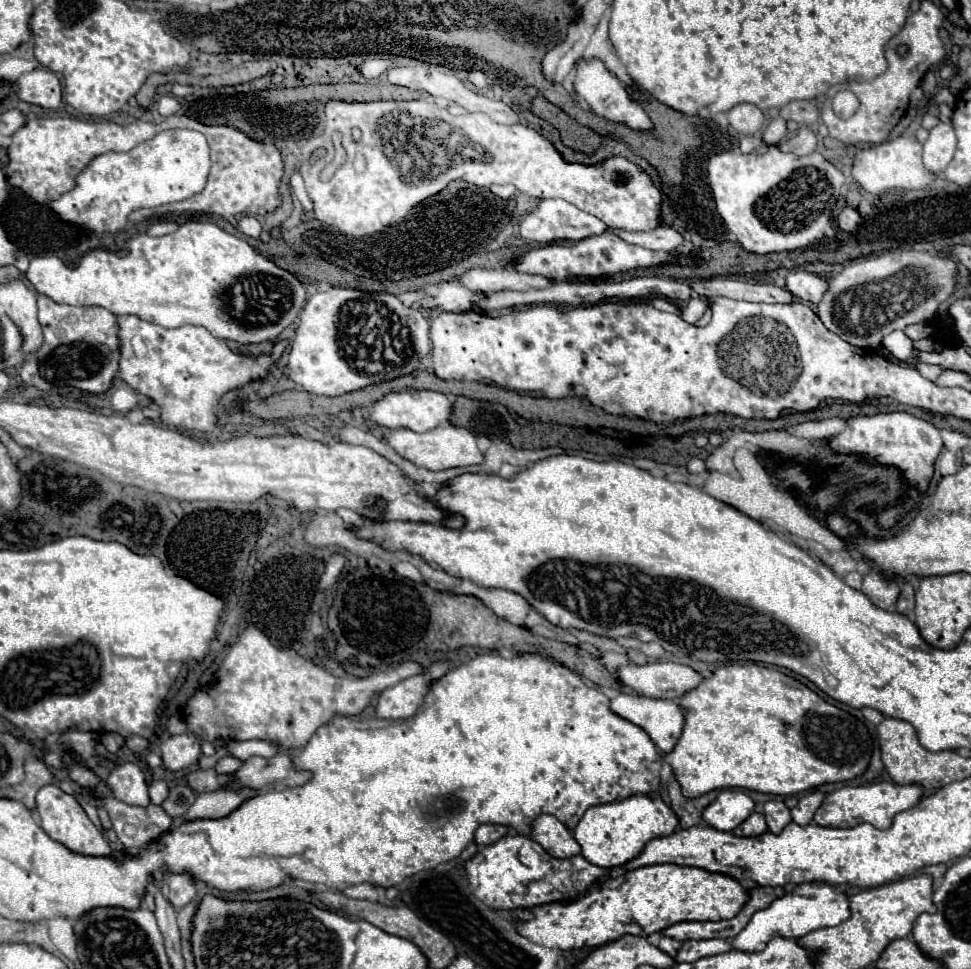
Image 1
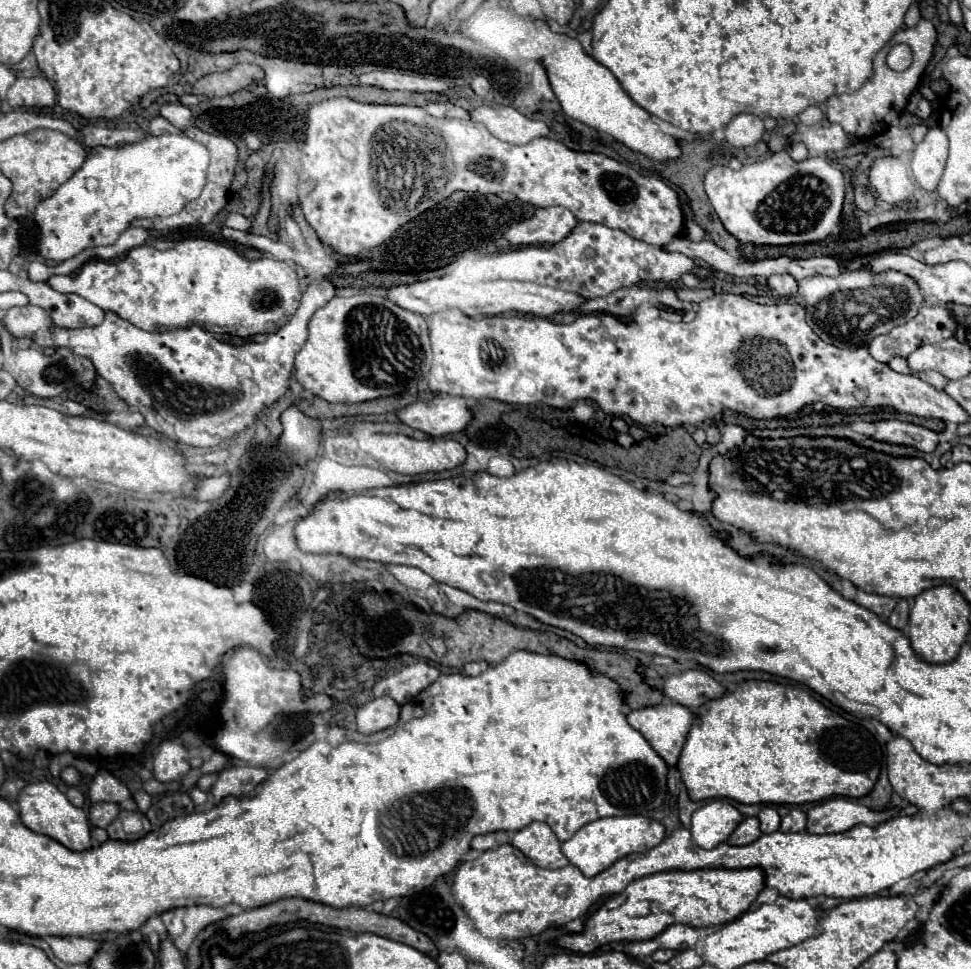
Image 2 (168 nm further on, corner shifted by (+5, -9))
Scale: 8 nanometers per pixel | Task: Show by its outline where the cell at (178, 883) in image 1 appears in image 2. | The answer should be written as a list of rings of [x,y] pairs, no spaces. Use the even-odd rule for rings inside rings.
[[[175,908],[175,910],[169,910],[169,912],[161,914],[161,920],[163,920],[165,930],[167,930],[171,940],[175,940],[177,936],[183,934],[183,930],[185,930],[183,916],[185,916],[185,908]]]

